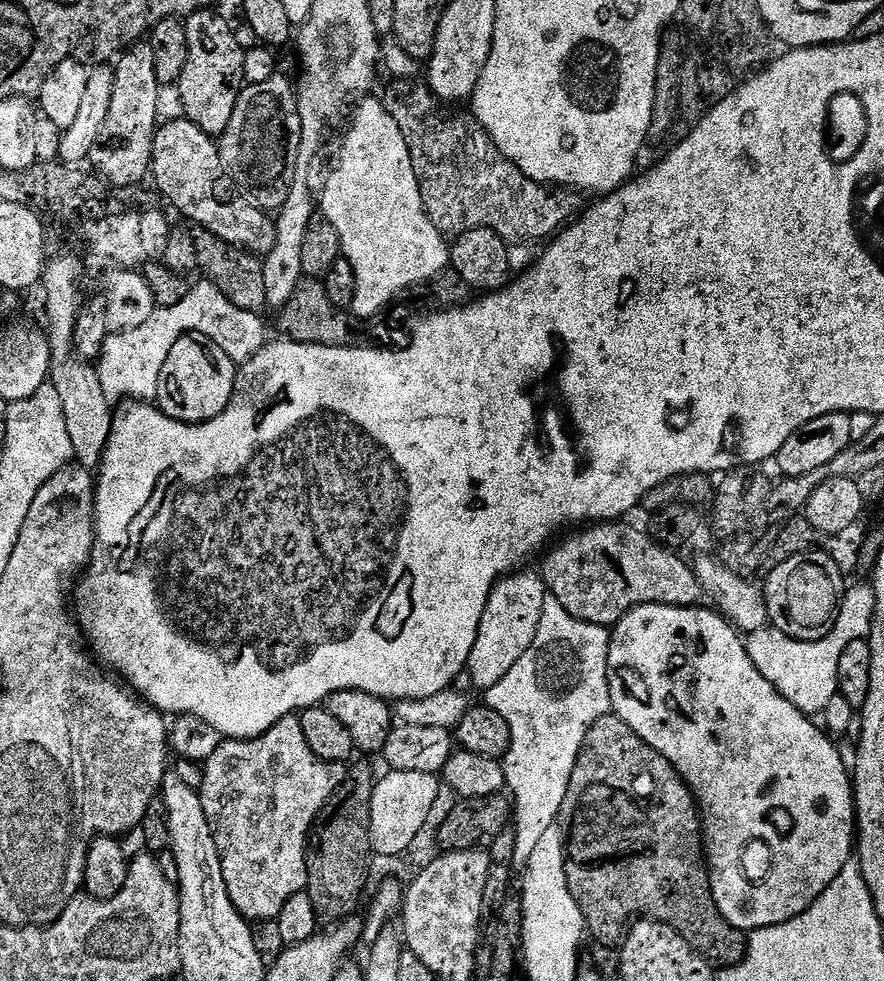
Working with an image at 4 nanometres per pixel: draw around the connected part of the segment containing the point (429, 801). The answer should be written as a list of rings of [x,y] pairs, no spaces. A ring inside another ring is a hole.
[[[393,772],[380,776],[372,795],[372,847],[384,856],[396,856],[404,852],[416,840],[424,828],[442,784],[430,772]]]

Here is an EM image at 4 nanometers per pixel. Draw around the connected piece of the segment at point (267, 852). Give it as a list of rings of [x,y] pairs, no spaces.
[[[296,714],[282,718],[269,732],[255,736],[252,740],[225,739],[218,746],[218,750],[214,750],[214,754],[210,754],[210,758],[203,761],[202,767],[204,781],[198,789],[200,801],[202,802],[202,810],[206,810],[206,818],[212,823],[212,833],[216,836],[218,854],[222,862],[222,878],[226,878],[226,890],[230,890],[230,902],[234,902],[234,906],[249,922],[275,920],[276,915],[282,910],[282,906],[286,906],[286,902],[290,902],[290,898],[294,898],[294,894],[307,889],[308,838],[312,825],[316,823],[316,818],[326,806],[328,799],[335,794],[338,786],[342,786],[342,782],[348,777],[348,768],[344,764],[326,762],[322,758],[318,758],[318,754],[314,754],[314,750],[310,750],[310,745],[306,742],[306,734],[302,734],[302,722],[299,715]]]

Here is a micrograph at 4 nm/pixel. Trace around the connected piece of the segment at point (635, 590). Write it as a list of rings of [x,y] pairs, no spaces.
[[[596,522],[591,526],[581,527],[573,536],[565,538],[561,544],[553,543],[543,557],[544,568],[542,575],[544,584],[548,587],[550,595],[574,618],[591,624],[614,626],[631,608],[643,604],[665,604],[679,608],[694,608],[703,605],[706,593],[702,582],[698,582],[696,569],[688,564],[673,549],[664,547],[652,539],[647,531],[635,528],[628,522]]]

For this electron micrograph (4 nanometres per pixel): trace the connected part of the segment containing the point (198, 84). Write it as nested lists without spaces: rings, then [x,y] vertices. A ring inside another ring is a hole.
[[[203,8],[187,17],[184,26],[188,43],[186,70],[182,70],[182,78],[178,81],[185,117],[213,138],[218,138],[226,126],[230,126],[230,118],[234,118],[234,106],[246,84],[243,74],[245,45],[240,45],[227,18],[218,13],[211,8]]]

